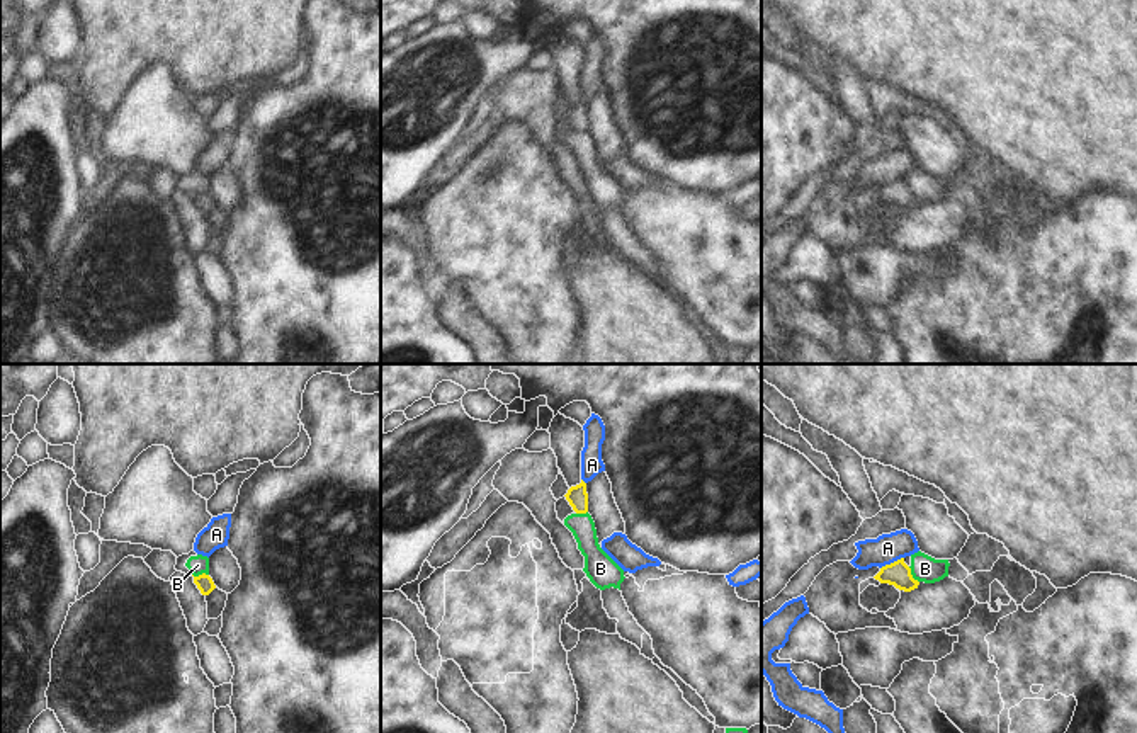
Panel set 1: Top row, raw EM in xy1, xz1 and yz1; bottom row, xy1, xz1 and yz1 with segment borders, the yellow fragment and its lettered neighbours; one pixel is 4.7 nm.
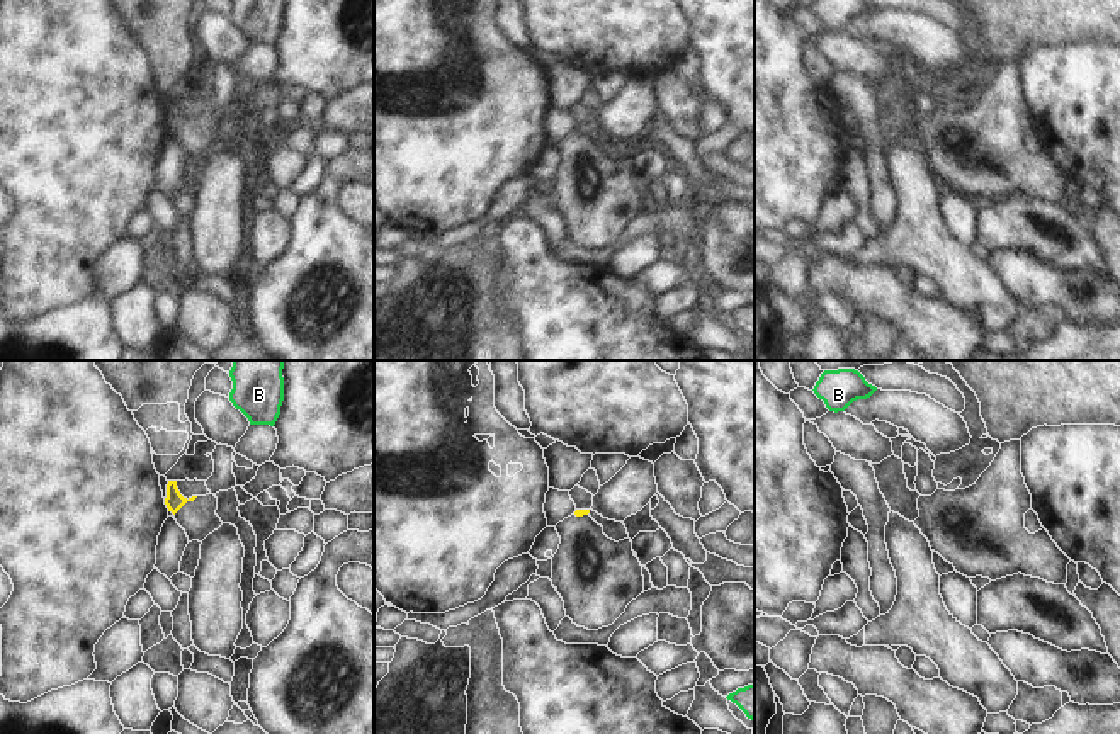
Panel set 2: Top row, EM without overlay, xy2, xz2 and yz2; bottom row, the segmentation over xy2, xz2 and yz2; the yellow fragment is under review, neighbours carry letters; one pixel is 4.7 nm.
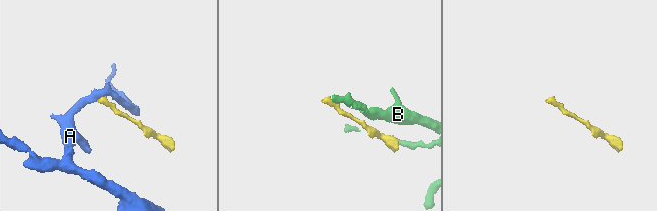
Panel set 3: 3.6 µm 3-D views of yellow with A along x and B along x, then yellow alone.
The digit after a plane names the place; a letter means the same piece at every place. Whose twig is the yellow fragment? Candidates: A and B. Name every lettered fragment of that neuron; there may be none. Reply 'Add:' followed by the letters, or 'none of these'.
Add: none of these

